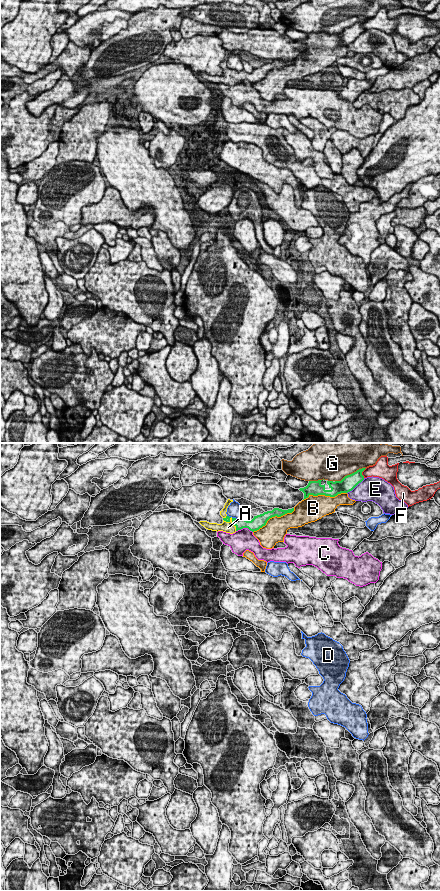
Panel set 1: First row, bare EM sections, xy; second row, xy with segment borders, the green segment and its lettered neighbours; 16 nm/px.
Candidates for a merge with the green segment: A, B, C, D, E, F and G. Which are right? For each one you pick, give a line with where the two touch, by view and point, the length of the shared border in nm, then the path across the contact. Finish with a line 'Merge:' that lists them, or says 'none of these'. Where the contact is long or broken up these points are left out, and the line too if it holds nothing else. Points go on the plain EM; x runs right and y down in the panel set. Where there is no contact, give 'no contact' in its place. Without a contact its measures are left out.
A: contact xy (229, 73); length 320 nm; way xy (227, 71), (229, 73), (228, 79)
Merge: A

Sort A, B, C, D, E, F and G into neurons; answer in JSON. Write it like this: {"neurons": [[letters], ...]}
{"neurons": [["A"], ["B"], ["C"], ["D"], ["E"], ["F"], ["G"]]}

